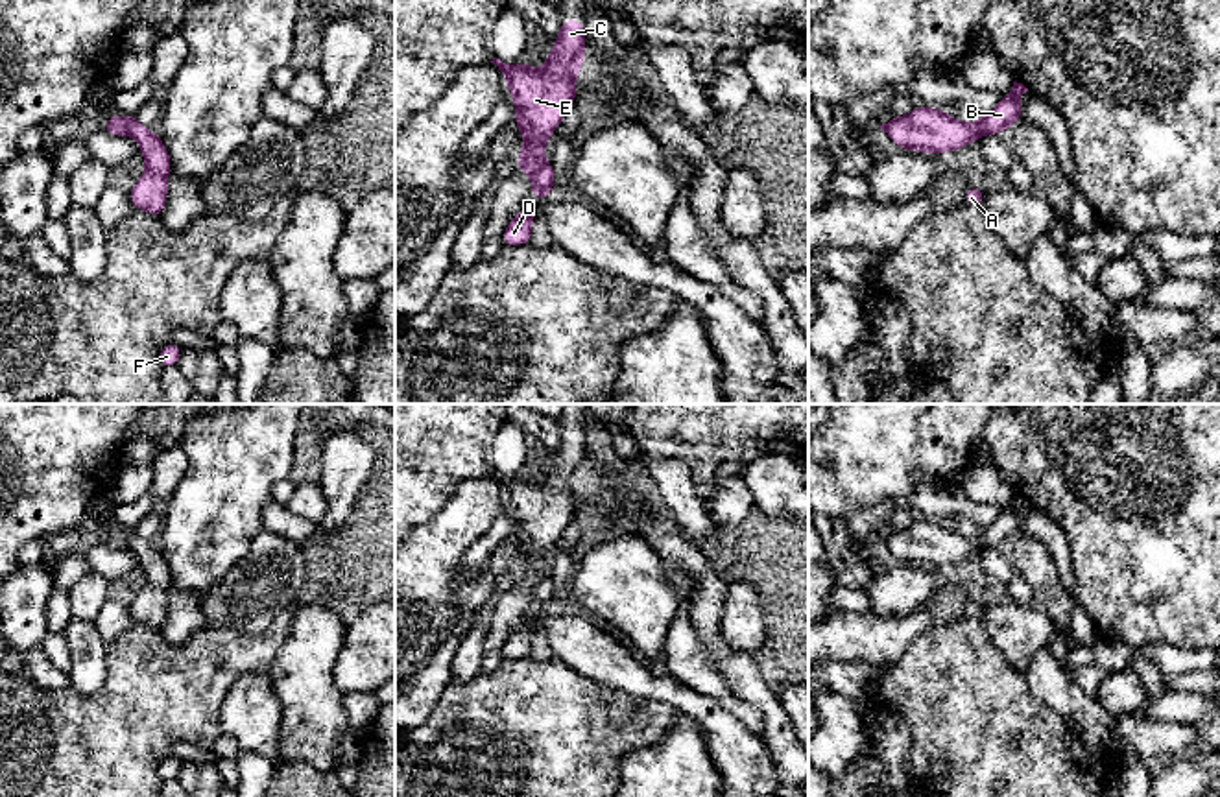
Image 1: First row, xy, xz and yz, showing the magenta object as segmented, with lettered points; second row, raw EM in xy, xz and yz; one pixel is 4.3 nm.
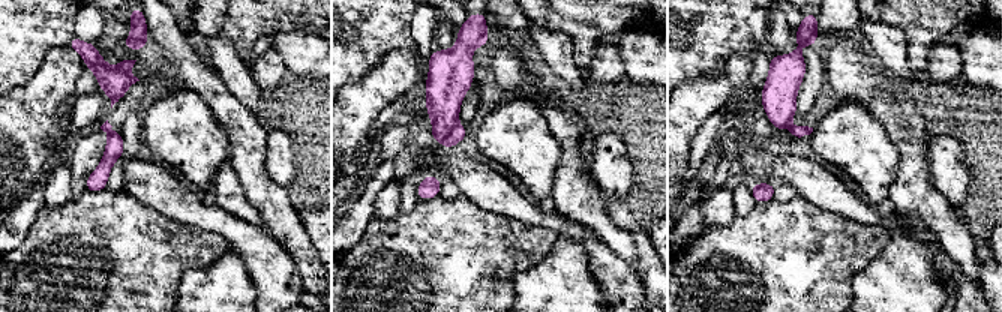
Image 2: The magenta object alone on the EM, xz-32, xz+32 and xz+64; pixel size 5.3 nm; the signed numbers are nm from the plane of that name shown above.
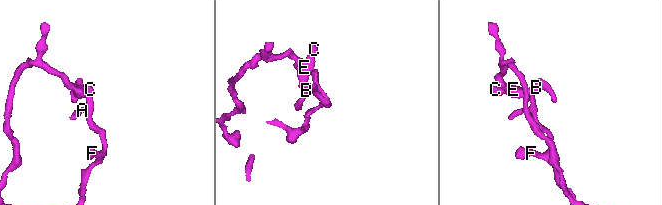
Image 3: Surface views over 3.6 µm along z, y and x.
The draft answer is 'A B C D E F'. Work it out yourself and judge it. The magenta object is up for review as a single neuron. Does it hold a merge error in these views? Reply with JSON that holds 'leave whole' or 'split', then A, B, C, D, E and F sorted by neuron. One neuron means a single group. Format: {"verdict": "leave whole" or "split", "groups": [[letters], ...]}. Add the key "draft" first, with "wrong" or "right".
{"draft": "wrong", "verdict": "split", "groups": [["A", "B", "D", "F"], ["C", "E"]]}

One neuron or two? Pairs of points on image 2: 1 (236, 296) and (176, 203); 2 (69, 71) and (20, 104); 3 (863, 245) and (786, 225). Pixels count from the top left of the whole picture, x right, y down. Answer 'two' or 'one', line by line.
1: two
2: one
3: one

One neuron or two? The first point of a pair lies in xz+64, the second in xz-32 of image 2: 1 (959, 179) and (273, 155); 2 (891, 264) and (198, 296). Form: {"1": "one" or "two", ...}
{"1": "one", "2": "one"}

